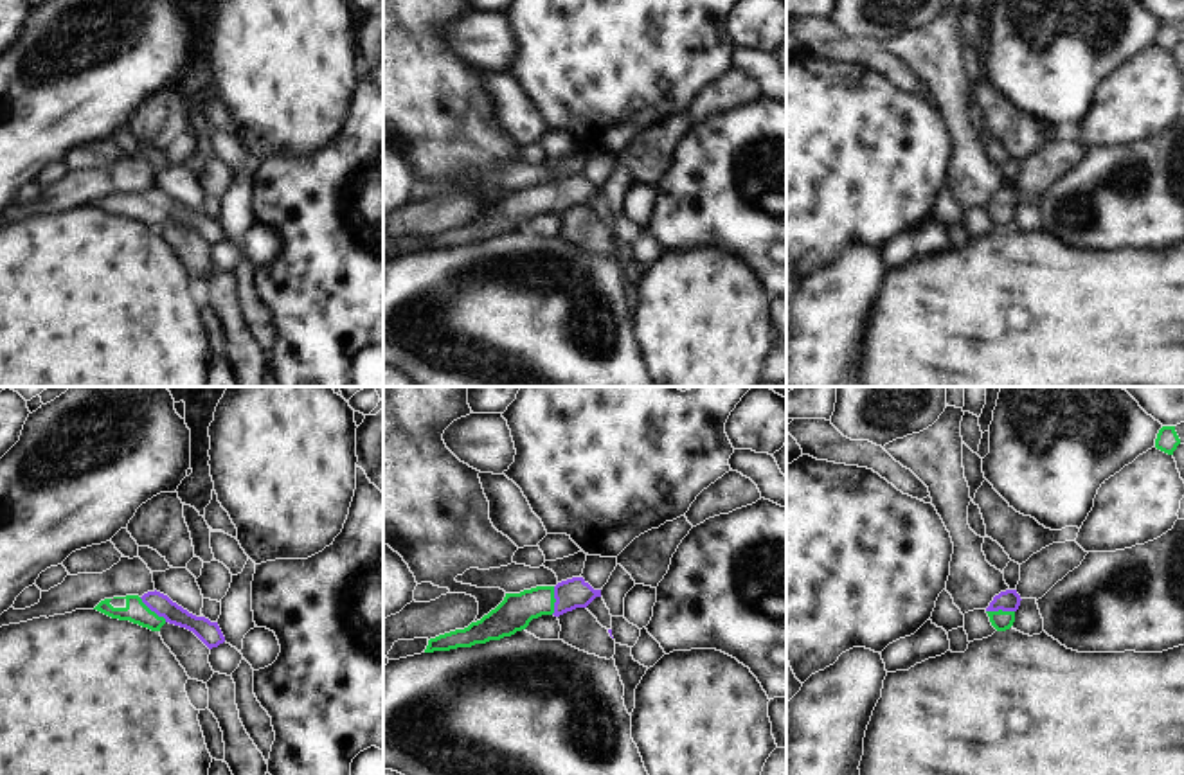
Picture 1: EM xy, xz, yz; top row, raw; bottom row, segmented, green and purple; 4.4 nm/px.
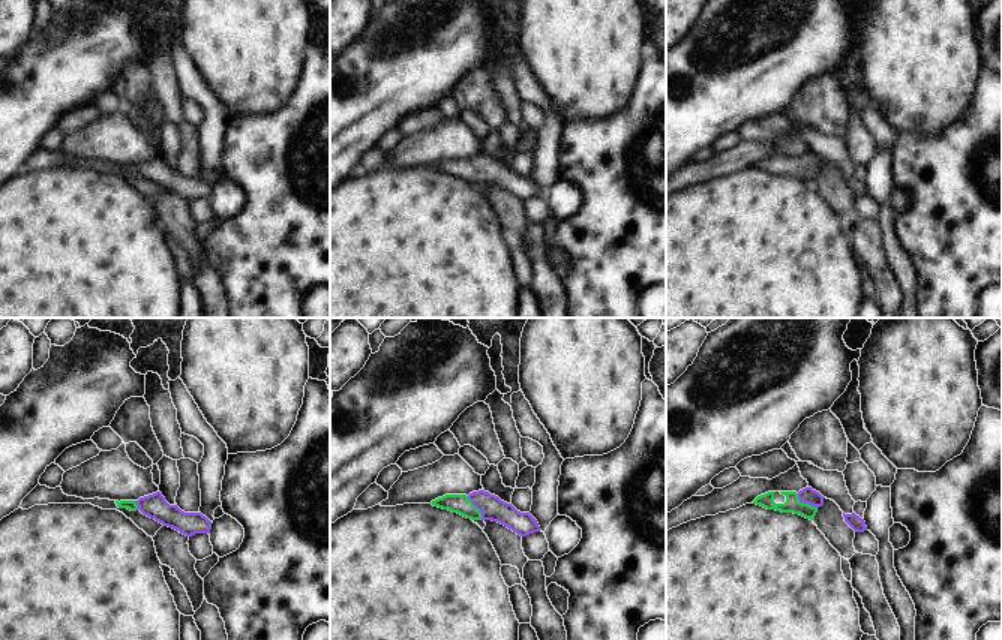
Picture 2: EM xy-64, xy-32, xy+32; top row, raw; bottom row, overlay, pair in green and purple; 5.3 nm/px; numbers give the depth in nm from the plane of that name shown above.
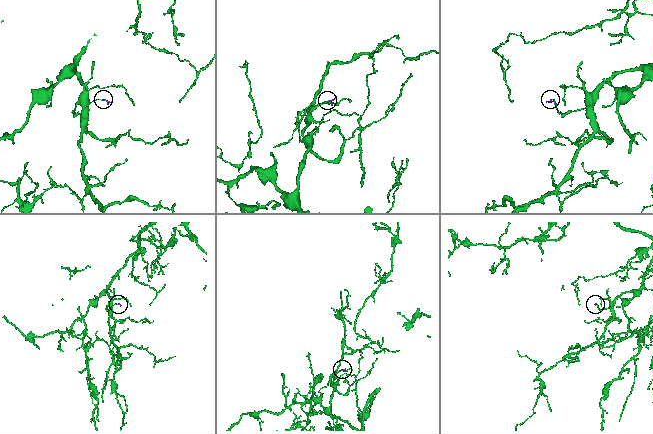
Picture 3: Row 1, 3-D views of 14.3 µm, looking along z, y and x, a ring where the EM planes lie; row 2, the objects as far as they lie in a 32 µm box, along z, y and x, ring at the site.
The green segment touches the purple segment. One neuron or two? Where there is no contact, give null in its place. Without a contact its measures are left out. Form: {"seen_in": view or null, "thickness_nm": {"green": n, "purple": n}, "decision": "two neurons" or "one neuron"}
{"seen_in": "xy", "thickness_nm": {"green": 100, "purple": 90}, "decision": "one neuron"}

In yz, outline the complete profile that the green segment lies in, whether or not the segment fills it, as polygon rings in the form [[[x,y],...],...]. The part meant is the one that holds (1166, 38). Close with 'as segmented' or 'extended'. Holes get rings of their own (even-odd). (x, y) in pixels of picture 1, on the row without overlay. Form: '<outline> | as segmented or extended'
[[[1162,23],[1157,31],[1157,36],[1155,36],[1155,45],[1168,50],[1168,52],[1173,52],[1173,49],[1177,47],[1177,43],[1180,41],[1180,36],[1175,29],[1175,23]]] | as segmented

